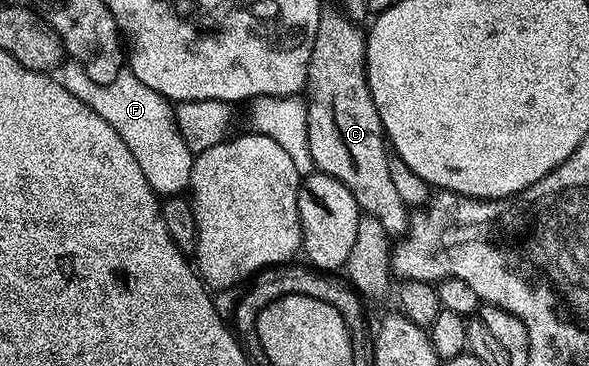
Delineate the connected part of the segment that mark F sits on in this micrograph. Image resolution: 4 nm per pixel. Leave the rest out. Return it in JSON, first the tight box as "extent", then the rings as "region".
{"extent":[52,60,195,196],"region":[[[75,60],[63,61],[62,65],[53,71],[52,77],[65,90],[72,92],[72,96],[76,96],[76,100],[84,100],[84,104],[88,104],[88,108],[92,108],[92,112],[96,112],[96,116],[104,116],[104,120],[108,120],[108,124],[112,124],[112,128],[116,128],[120,140],[124,140],[124,144],[128,144],[128,152],[132,152],[132,156],[136,156],[136,164],[140,164],[140,172],[144,172],[144,180],[148,180],[148,184],[153,188],[155,194],[178,196],[189,187],[195,154],[189,150],[189,145],[181,134],[175,107],[170,99],[160,96],[160,92],[152,92],[152,88],[148,88],[148,84],[140,84],[140,80],[136,80],[136,76],[129,72],[121,72],[110,84],[98,84],[88,76],[88,72],[81,63]]]}

